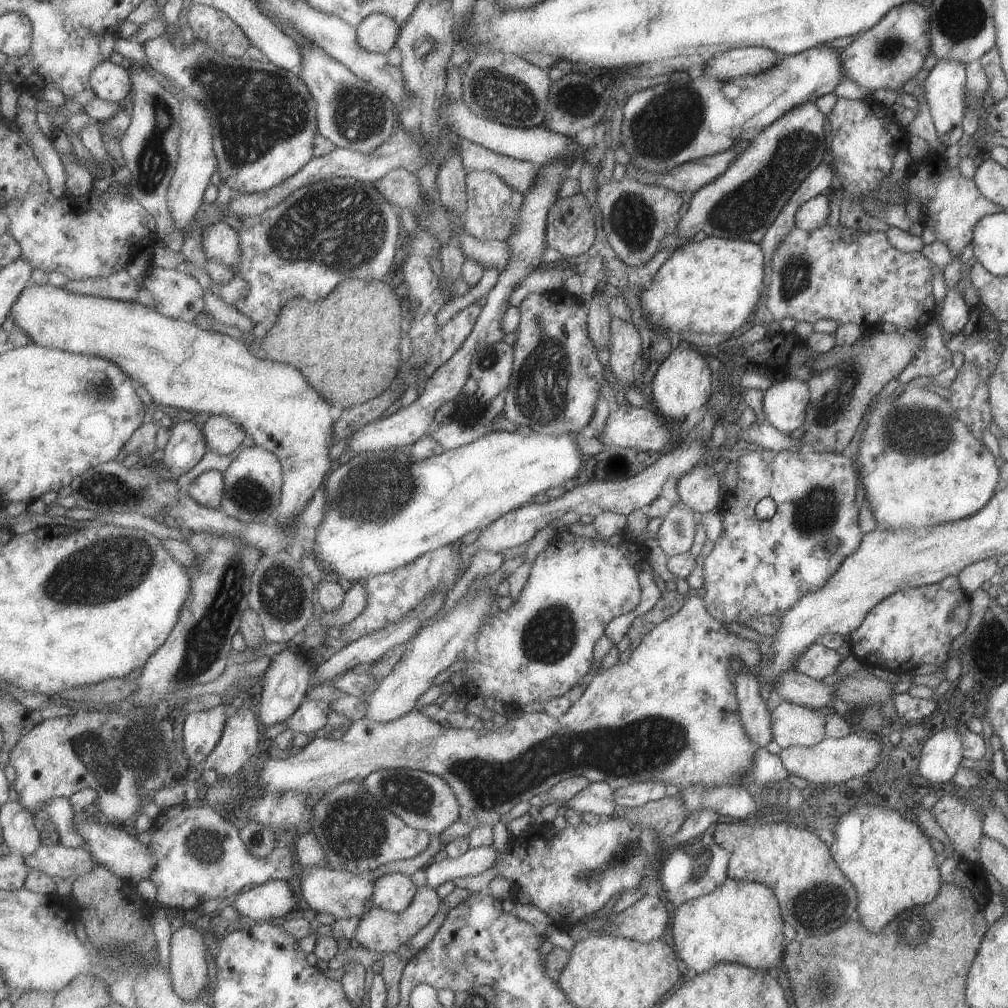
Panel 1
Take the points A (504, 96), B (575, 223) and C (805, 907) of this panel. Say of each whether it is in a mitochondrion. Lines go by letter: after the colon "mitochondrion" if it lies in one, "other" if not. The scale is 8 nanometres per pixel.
A: mitochondrion
B: other
C: mitochondrion

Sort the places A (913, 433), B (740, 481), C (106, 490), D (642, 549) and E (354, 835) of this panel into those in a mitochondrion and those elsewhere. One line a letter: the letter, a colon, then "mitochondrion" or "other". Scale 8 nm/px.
A: mitochondrion
B: other
C: mitochondrion
D: other
E: mitochondrion

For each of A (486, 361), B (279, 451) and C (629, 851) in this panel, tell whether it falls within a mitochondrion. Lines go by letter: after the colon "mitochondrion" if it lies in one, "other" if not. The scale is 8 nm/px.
A: mitochondrion
B: other
C: mitochondrion

